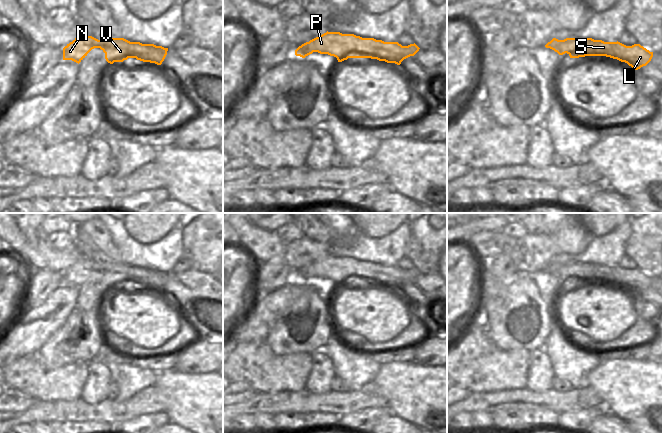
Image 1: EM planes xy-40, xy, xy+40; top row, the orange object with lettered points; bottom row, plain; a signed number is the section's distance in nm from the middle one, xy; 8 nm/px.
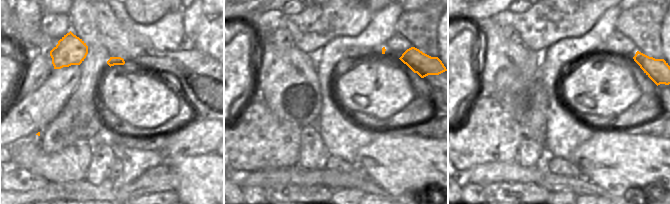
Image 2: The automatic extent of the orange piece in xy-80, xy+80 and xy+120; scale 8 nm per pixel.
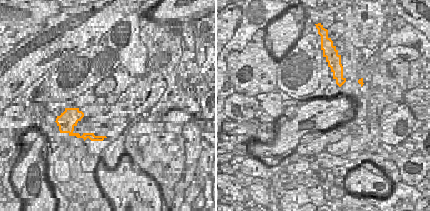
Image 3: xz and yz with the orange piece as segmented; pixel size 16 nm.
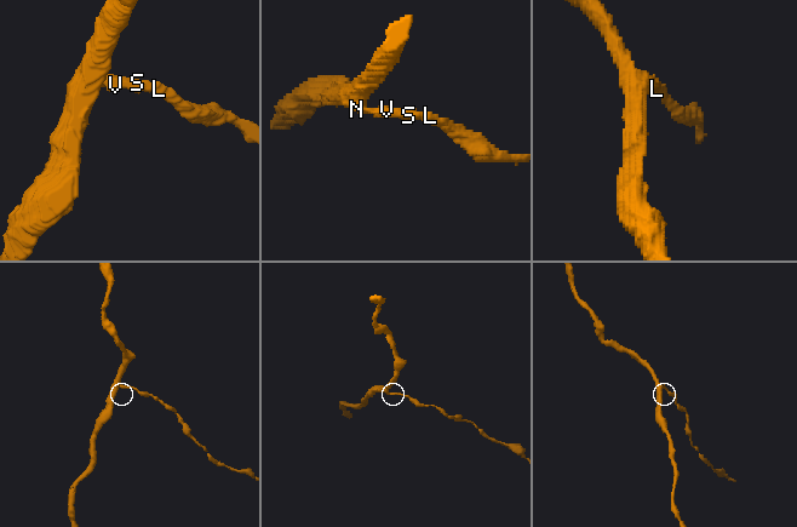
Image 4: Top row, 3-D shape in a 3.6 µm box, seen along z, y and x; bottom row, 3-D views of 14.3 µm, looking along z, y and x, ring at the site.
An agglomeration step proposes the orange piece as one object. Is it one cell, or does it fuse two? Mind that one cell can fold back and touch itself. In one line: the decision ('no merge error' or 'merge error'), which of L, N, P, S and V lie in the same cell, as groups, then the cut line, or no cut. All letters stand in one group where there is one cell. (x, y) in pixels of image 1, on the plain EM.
merge error; groups L P S V / N; cut xy-40 (102, 265), (101, 269), (90, 270), (88, 274)

